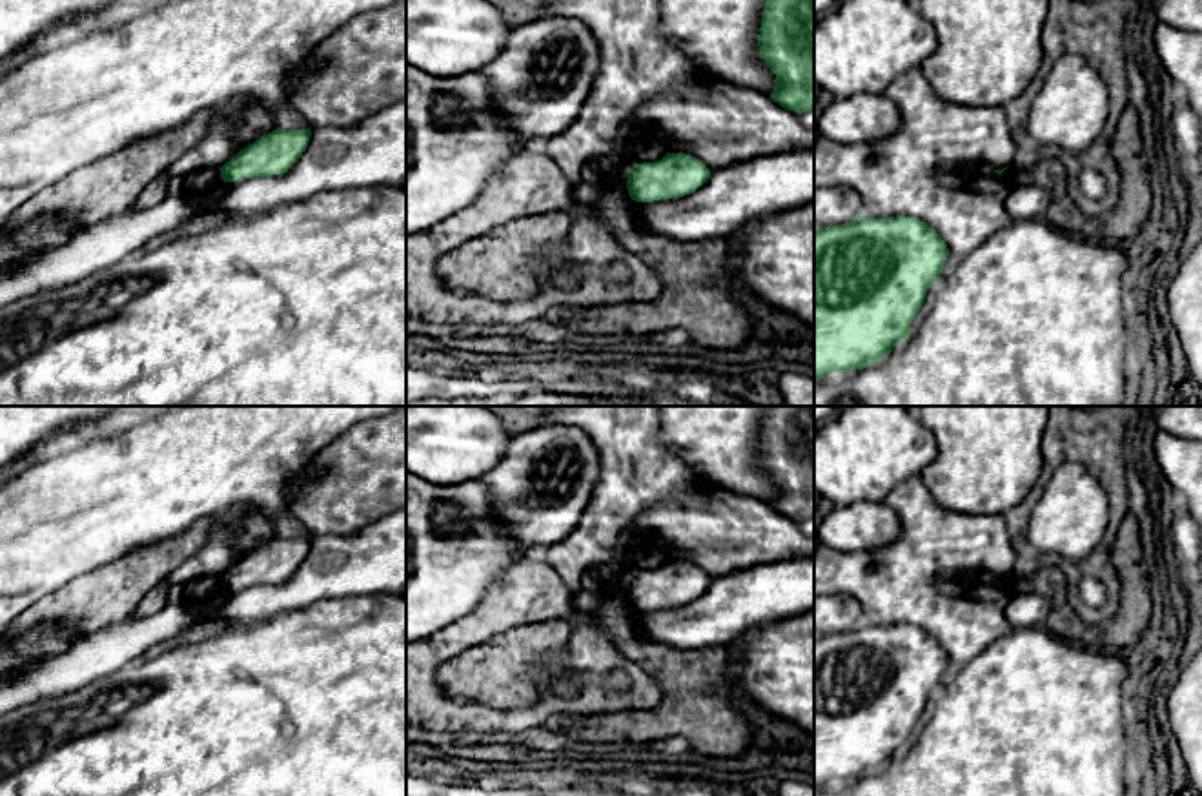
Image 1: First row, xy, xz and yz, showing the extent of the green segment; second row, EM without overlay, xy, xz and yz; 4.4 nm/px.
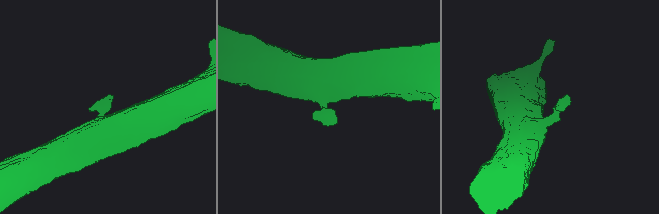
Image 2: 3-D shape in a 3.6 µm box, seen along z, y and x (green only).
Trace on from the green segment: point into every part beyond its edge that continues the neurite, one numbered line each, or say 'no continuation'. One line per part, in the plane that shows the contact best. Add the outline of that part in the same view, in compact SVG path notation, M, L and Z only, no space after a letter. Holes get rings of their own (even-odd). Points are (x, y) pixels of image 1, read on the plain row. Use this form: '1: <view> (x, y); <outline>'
no continuation

